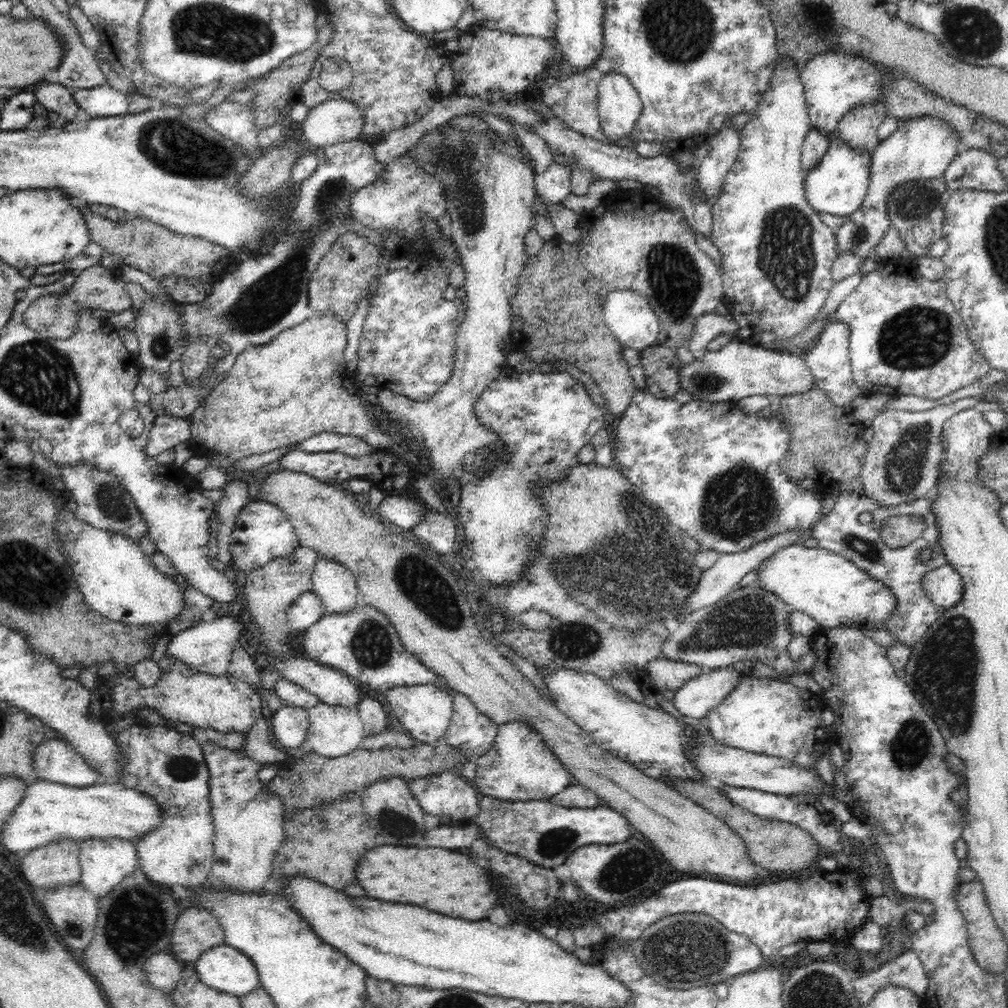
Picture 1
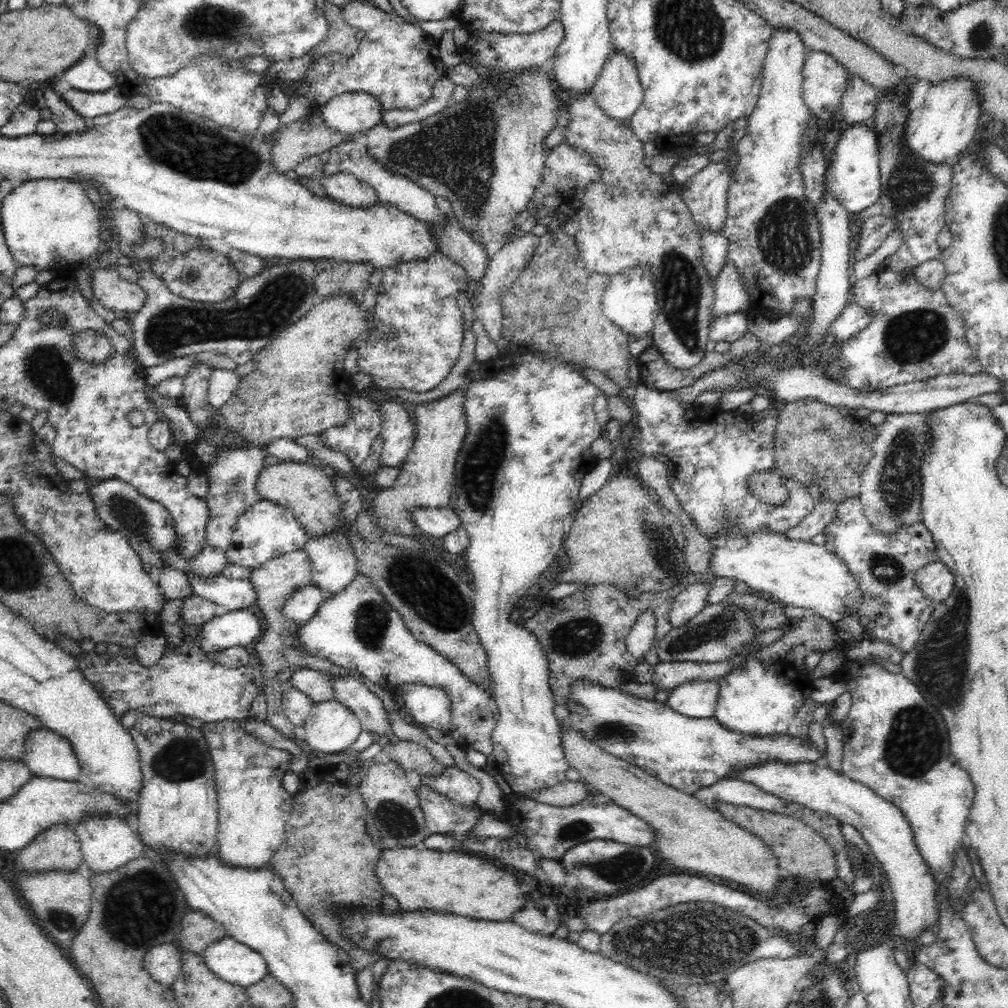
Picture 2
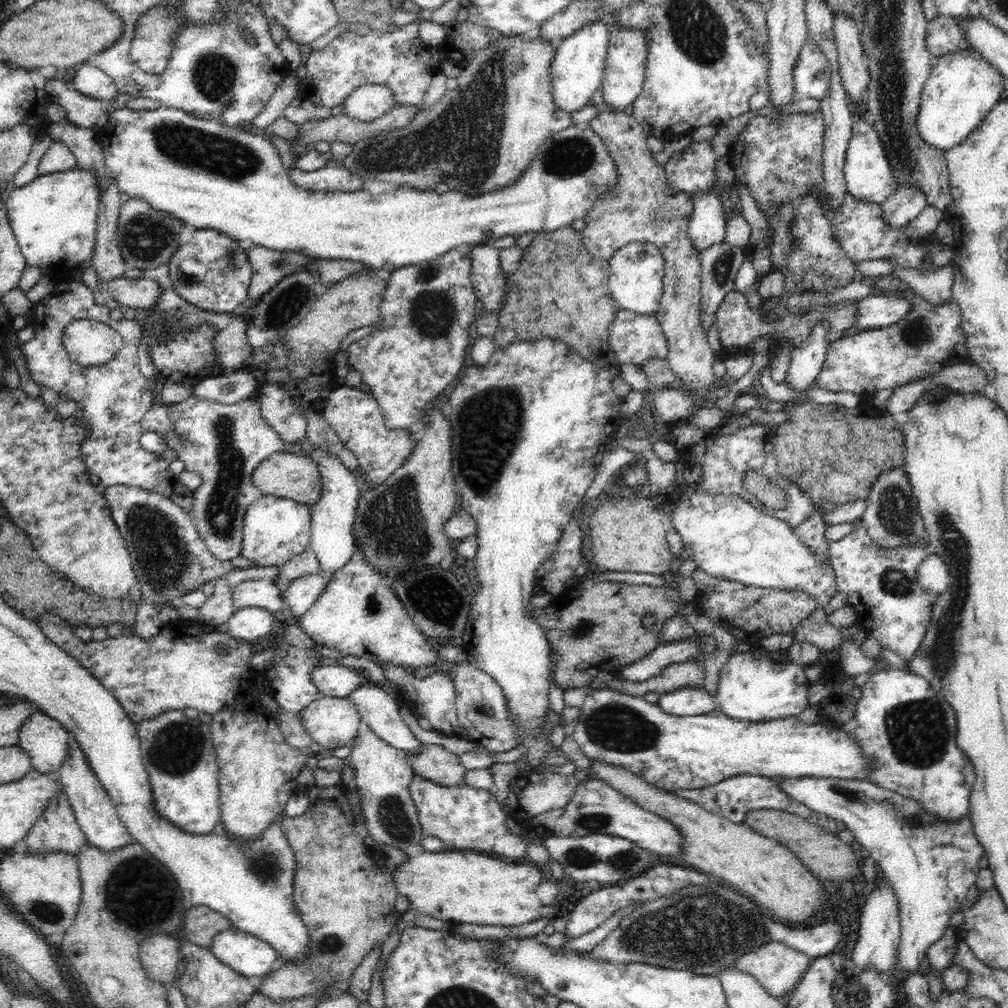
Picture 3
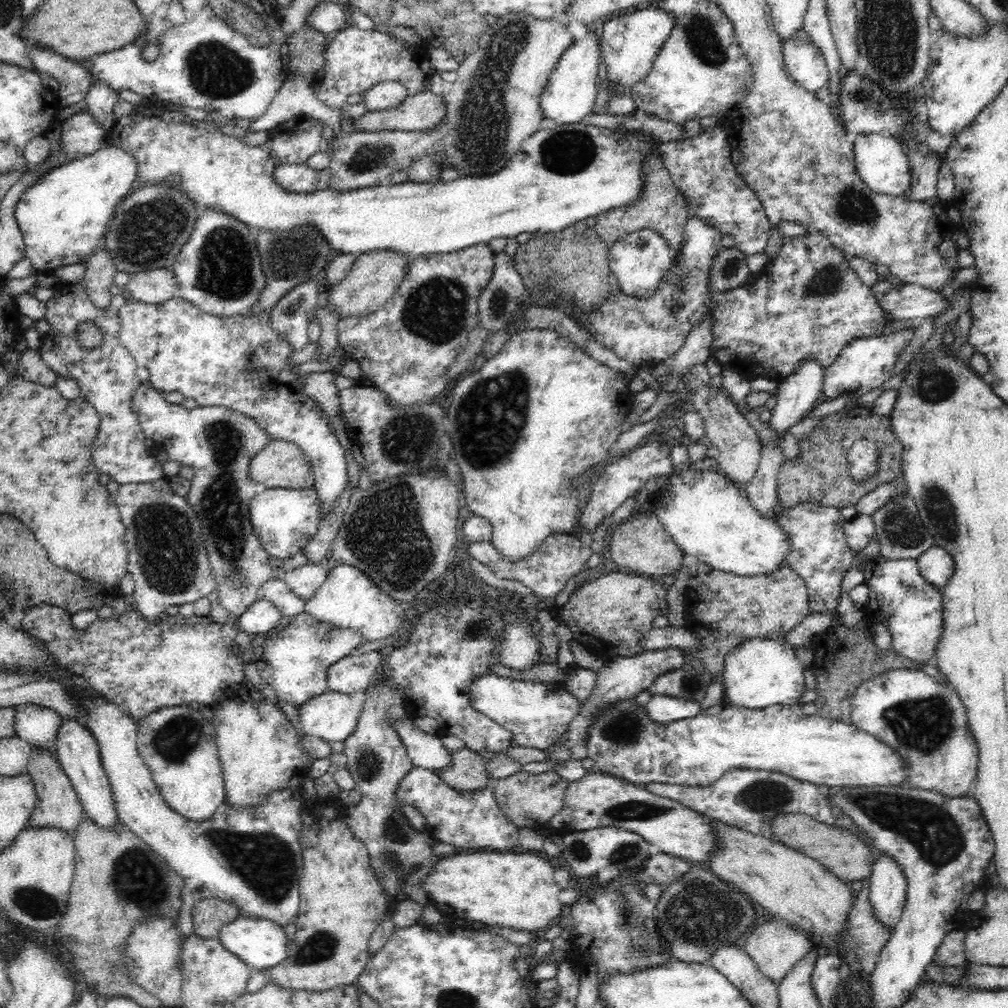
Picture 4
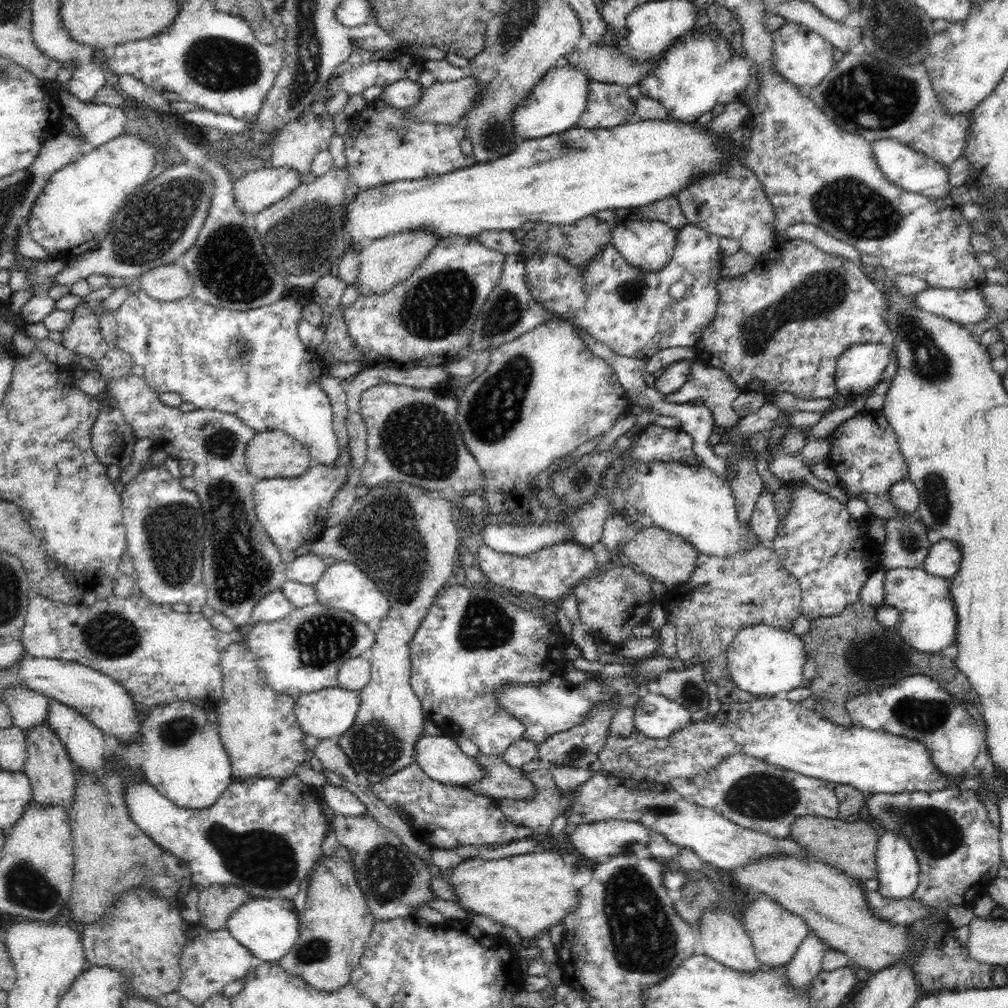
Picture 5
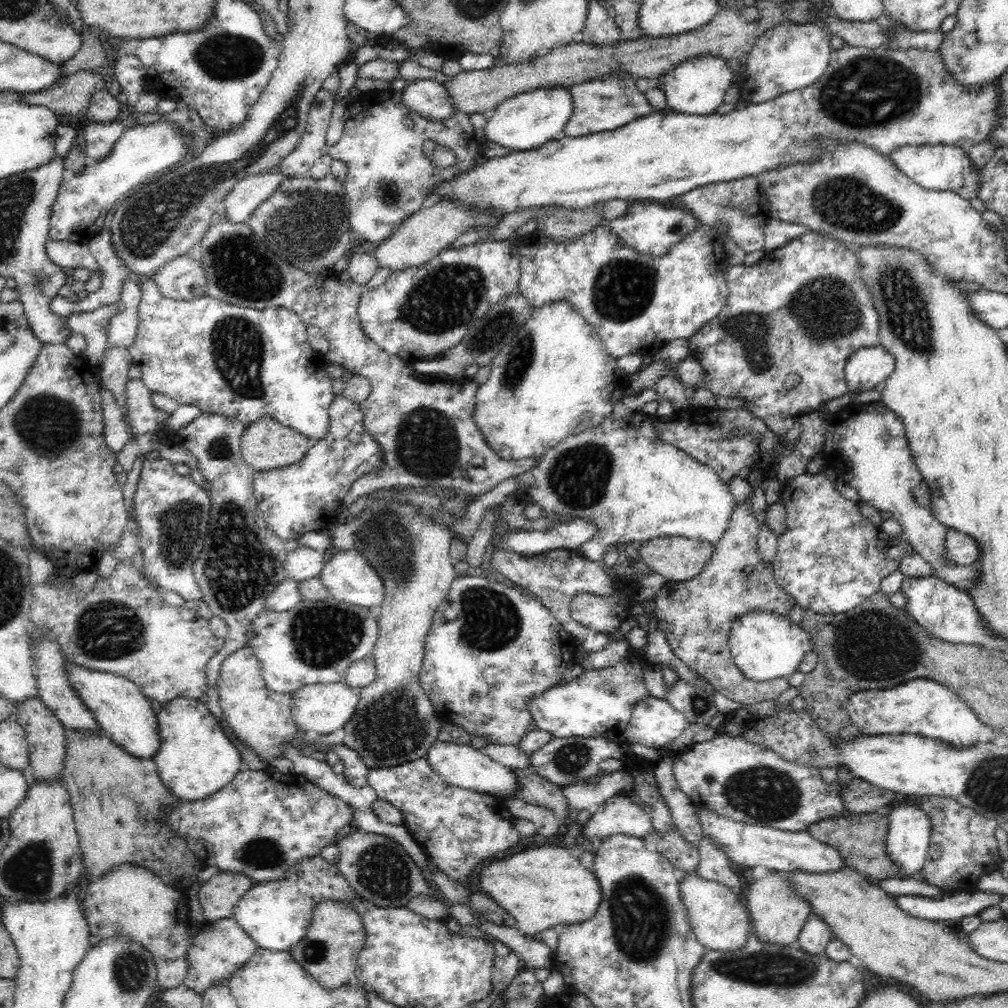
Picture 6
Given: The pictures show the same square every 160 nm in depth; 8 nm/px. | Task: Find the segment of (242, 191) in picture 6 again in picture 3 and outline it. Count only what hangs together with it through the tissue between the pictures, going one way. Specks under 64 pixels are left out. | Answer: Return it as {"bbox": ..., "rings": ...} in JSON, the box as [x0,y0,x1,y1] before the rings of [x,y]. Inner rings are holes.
{"bbox":[287,164,364,192],"rings":[[[328,164],[312,172],[302,172],[293,166],[287,172],[296,187],[307,191],[356,192],[364,188],[364,180],[342,166]]]}

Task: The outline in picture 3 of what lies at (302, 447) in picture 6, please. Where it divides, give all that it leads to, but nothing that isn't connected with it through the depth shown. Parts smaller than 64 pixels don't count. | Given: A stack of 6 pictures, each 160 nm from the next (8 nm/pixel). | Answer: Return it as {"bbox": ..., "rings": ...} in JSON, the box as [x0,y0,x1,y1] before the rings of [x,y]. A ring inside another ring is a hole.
{"bbox":[252,451,322,510],"rings":[[[284,451],[274,452],[264,461],[254,470],[252,478],[254,486],[261,492],[261,495],[271,494],[278,498],[289,498],[300,504],[307,504],[308,508],[313,510],[314,504],[318,502],[322,494],[320,470],[314,460],[304,454]]]}

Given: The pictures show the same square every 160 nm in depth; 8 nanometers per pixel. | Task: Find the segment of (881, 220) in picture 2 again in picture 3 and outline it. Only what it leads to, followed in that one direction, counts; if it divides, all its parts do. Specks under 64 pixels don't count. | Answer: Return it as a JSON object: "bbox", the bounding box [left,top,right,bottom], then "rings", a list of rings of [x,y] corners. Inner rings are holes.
{"bbox":[881,184,926,228],"rings":[[[902,184],[881,204],[883,219],[888,226],[900,228],[914,220],[926,207],[926,198],[913,184]]]}

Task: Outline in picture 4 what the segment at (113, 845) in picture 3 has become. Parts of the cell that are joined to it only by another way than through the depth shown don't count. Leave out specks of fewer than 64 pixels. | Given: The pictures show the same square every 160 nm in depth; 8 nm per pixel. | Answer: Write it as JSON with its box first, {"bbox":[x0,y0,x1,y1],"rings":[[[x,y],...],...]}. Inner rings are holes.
{"bbox":[54,718,118,830],"rings":[[[64,718],[56,736],[54,752],[64,774],[77,792],[77,798],[80,799],[87,817],[104,830],[112,828],[118,822],[113,790],[103,769],[99,746],[92,733],[80,721]]]}

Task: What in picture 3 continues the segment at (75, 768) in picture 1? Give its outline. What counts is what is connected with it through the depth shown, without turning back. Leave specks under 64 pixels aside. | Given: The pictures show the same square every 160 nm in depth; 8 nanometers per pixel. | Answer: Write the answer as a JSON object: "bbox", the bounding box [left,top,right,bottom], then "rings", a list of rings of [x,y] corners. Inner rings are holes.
{"bbox":[18,710,69,776],"rings":[[[35,710],[20,726],[18,745],[29,754],[32,769],[42,774],[57,776],[62,762],[68,758],[69,734],[57,720]]]}

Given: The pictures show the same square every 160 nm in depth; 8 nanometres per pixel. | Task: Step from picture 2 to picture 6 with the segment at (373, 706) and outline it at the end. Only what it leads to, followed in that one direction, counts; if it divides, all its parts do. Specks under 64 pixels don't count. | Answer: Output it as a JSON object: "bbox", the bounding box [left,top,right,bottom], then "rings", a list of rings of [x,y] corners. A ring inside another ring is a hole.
{"bbox":[425,739,519,800],"rings":[[[436,739],[425,757],[428,759],[430,768],[437,772],[444,782],[452,786],[475,790],[504,800],[514,798],[515,792],[519,789],[517,784],[519,780],[515,777],[512,768],[490,759],[482,751],[468,744],[466,740],[448,742]]]}

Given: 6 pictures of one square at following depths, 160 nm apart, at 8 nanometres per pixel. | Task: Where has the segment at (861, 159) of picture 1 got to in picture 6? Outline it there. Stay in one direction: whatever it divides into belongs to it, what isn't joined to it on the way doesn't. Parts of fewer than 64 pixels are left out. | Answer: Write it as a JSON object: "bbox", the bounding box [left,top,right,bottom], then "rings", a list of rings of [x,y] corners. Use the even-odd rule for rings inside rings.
{"bbox":[889,144,980,198],"rings":[[[938,144],[936,146],[900,146],[889,154],[897,170],[903,172],[924,190],[953,190],[962,198],[976,196],[980,184],[980,171],[971,165],[967,151],[959,146]]]}

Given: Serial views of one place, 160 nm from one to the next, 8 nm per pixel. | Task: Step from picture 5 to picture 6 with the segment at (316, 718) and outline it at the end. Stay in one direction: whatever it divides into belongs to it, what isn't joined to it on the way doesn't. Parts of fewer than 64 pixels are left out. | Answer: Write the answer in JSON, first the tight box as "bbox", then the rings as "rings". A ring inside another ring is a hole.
{"bbox":[291,683,360,736],"rings":[[[343,683],[312,684],[302,686],[294,692],[291,715],[295,723],[304,730],[307,736],[326,736],[344,728],[348,720],[354,716],[359,700],[360,689],[348,687]]]}

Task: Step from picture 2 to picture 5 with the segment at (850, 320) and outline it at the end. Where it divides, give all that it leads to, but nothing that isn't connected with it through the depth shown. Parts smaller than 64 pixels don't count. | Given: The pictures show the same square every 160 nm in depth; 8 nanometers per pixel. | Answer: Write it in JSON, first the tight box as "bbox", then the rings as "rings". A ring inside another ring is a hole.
{"bbox":[913,287,992,326],"rings":[[[930,287],[913,295],[913,303],[920,310],[968,326],[992,314],[990,306],[984,303],[980,287],[970,290]]]}

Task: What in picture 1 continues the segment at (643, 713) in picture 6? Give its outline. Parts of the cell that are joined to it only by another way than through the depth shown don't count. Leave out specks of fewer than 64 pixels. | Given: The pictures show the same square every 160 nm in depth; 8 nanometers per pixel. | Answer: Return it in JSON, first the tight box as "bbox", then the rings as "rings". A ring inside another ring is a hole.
{"bbox":[673,666,741,719],"rings":[[[733,666],[719,669],[711,669],[696,675],[689,682],[686,682],[680,689],[676,690],[673,698],[674,706],[680,714],[693,719],[700,719],[706,716],[709,710],[718,706],[732,690],[736,689],[741,682],[741,672]]]}

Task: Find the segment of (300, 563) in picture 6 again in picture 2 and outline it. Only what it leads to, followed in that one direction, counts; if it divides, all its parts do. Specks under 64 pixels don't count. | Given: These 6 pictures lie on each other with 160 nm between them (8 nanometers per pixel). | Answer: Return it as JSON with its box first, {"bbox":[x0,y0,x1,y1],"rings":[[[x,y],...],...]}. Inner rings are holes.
{"bbox":[282,584,328,624],"rings":[[[308,584],[290,594],[290,598],[283,606],[282,613],[288,620],[302,624],[310,620],[318,612],[320,604],[328,598],[327,592],[313,584]]]}

